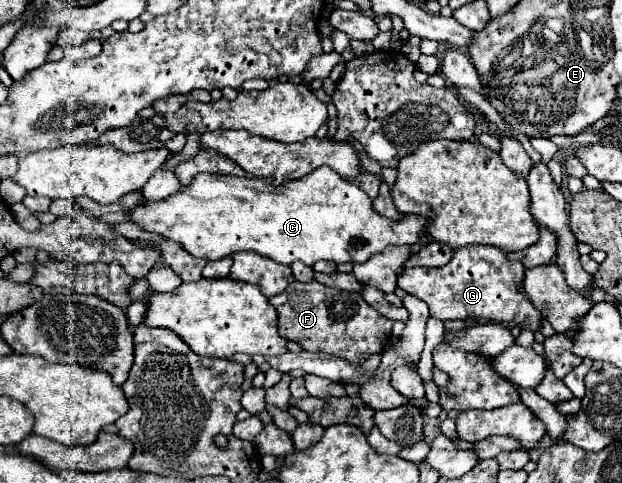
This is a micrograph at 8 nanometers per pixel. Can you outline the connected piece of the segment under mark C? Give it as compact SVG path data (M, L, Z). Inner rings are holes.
M319 167L309 175L297 181L287 181L283 185L273 185L271 179L241 179L231 175L199 173L195 179L191 179L189 185L181 187L177 193L171 193L167 199L147 203L143 201L139 207L135 207L135 211L129 211L129 217L143 231L155 233L167 241L175 241L183 245L187 253L207 261L219 261L237 251L251 249L283 265L289 265L297 259L309 267L319 259L333 263L365 263L373 253L379 253L389 245L419 243L419 237L425 233L427 225L427 219L419 215L403 215L401 221L381 217L373 211L371 199L363 195L359 187L339 177L329 167Z

